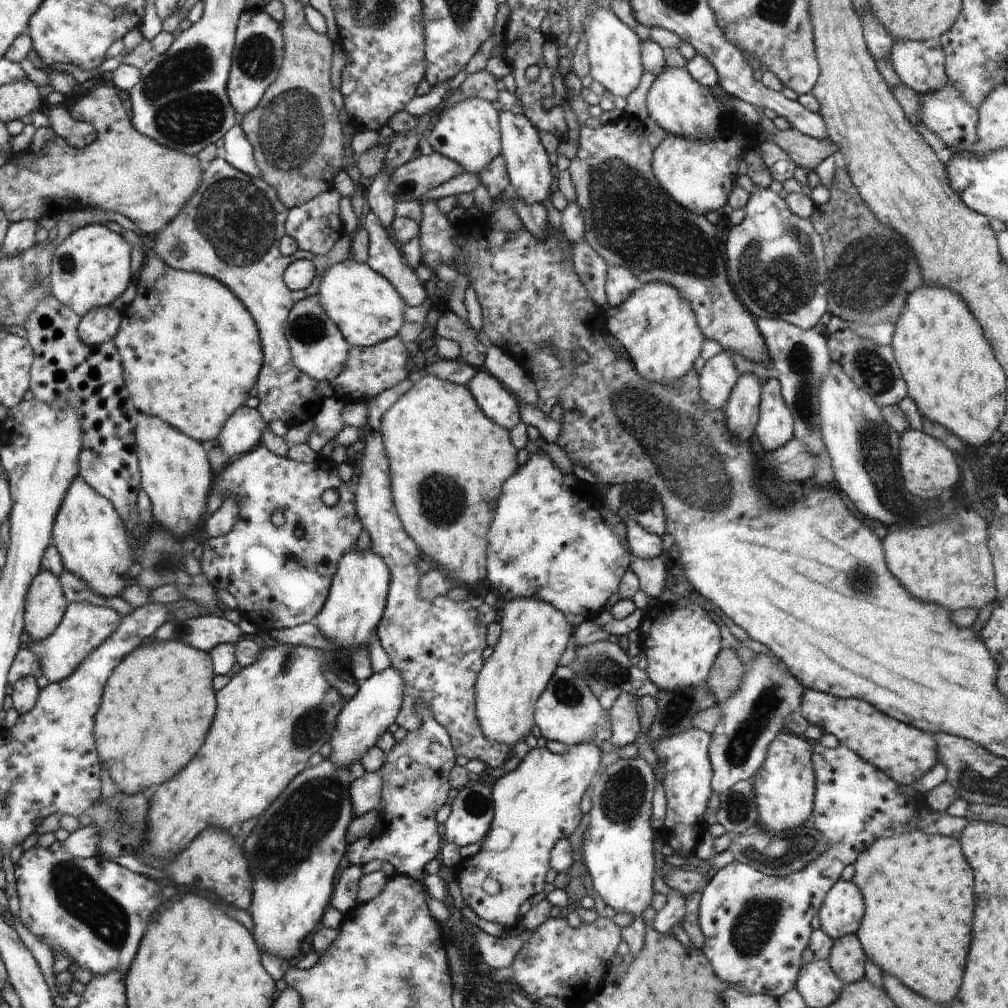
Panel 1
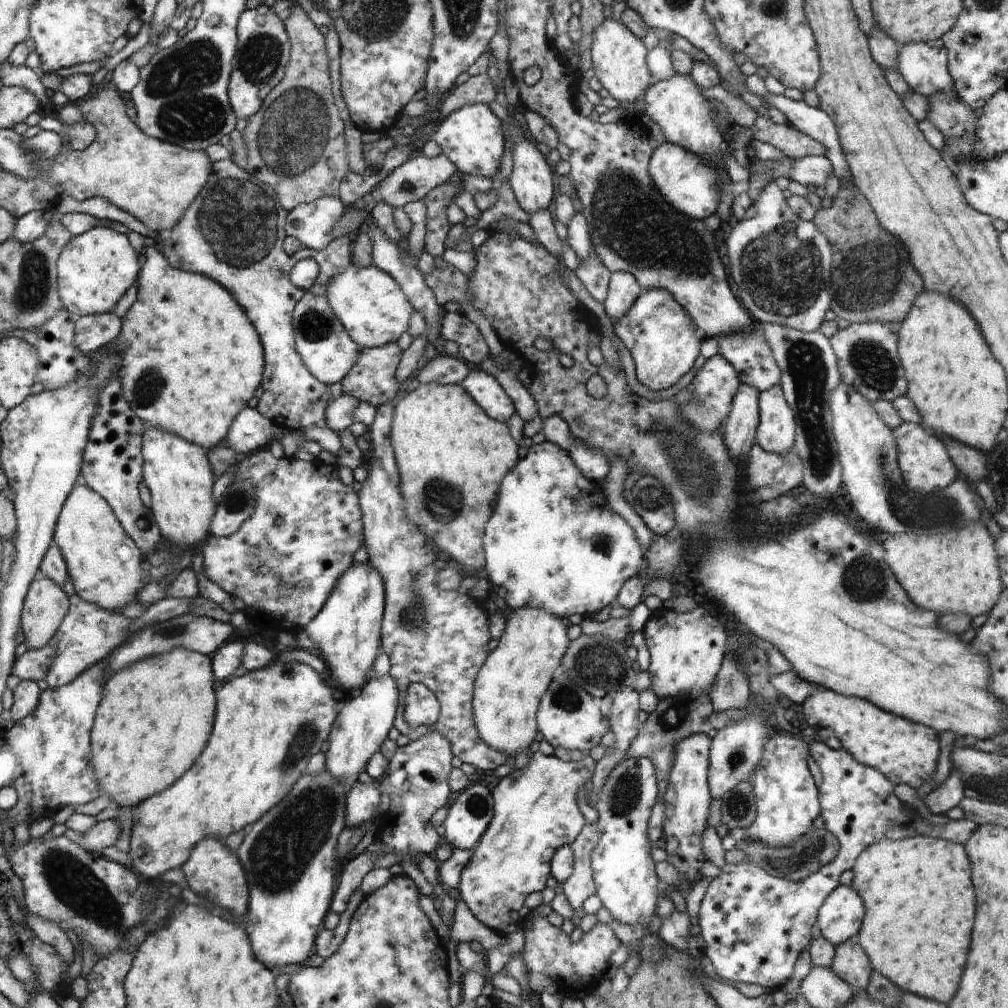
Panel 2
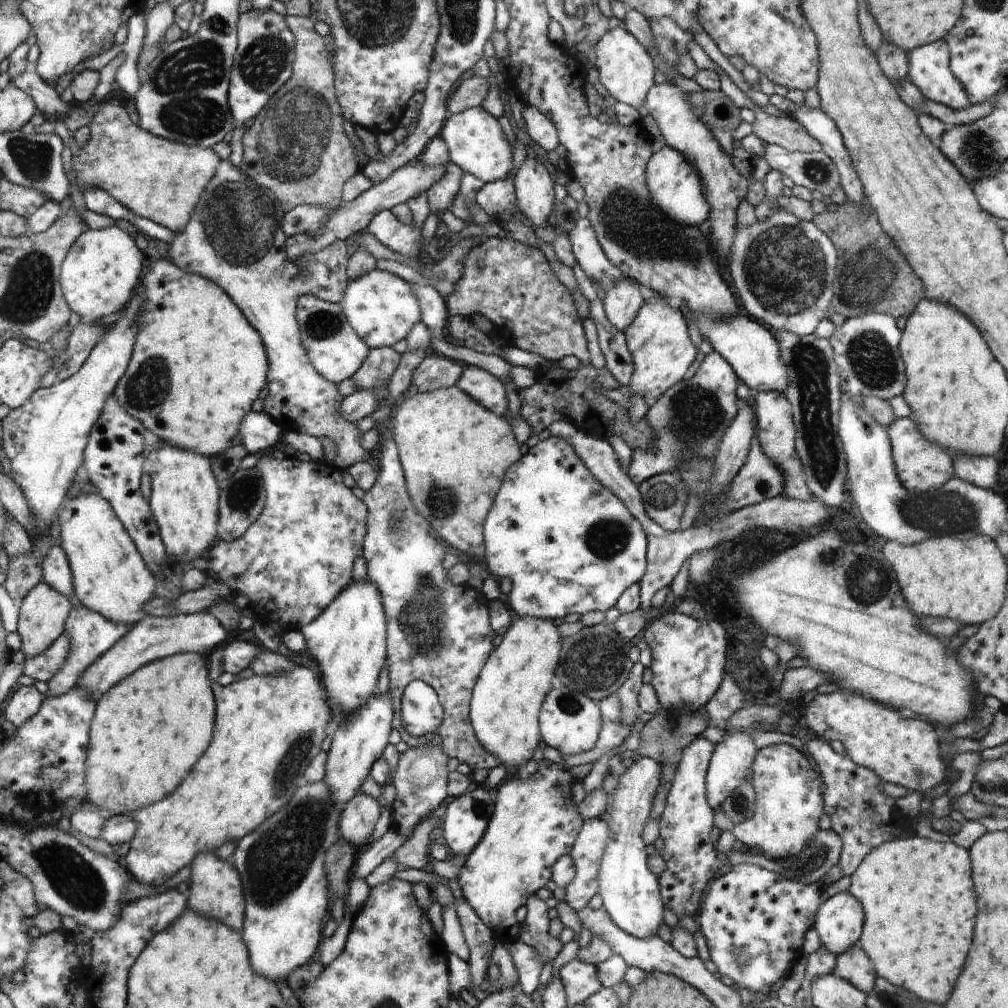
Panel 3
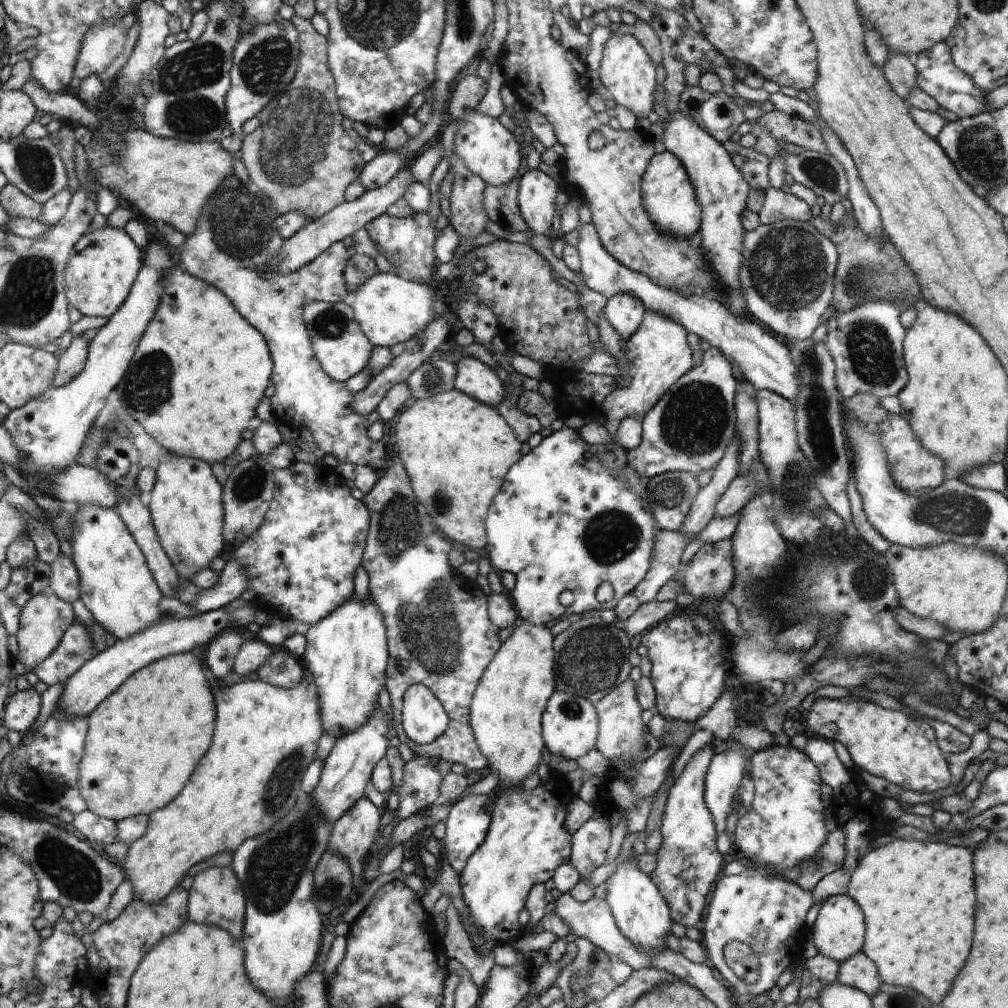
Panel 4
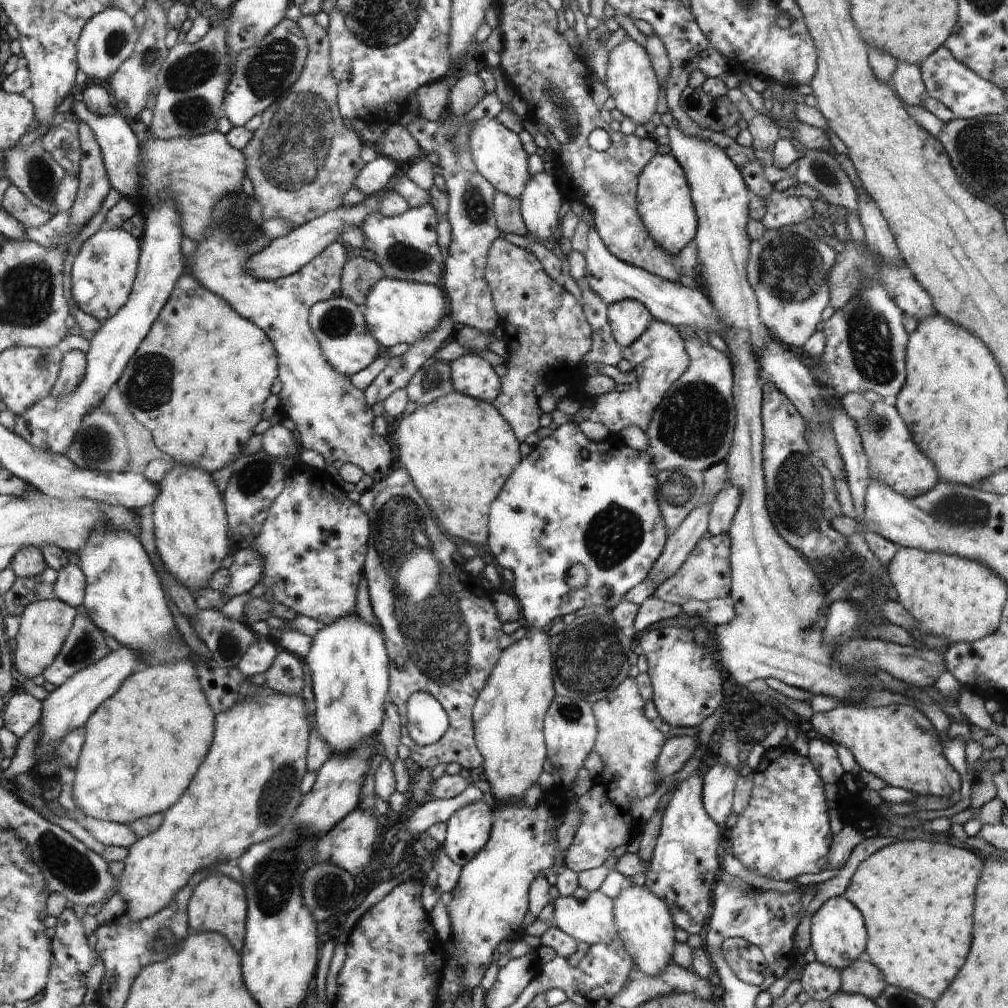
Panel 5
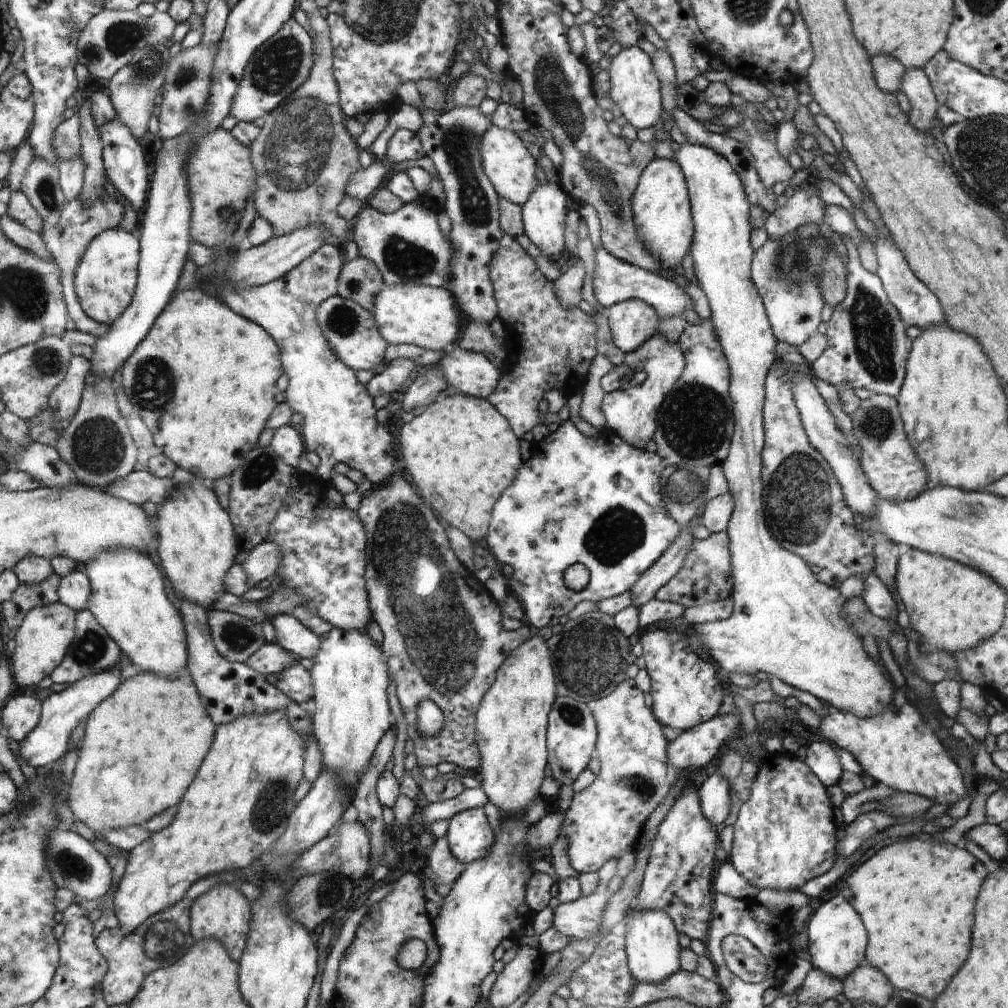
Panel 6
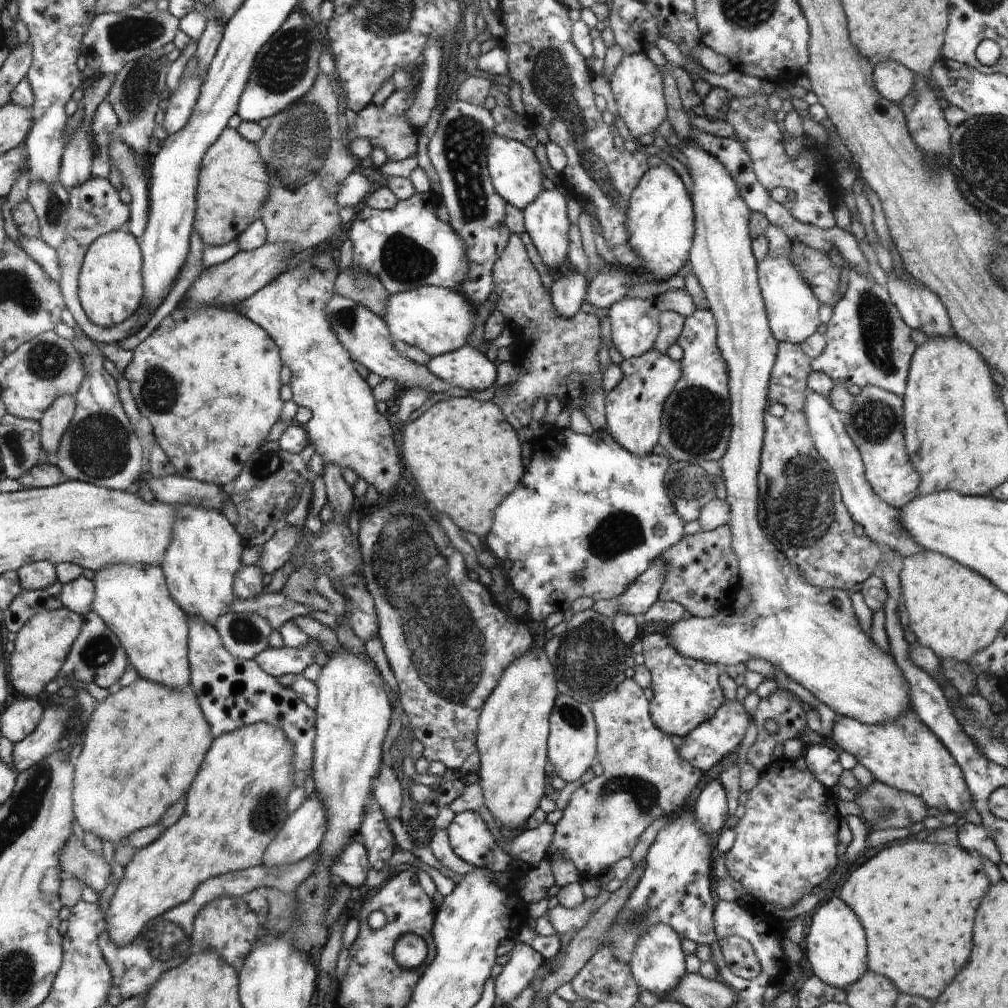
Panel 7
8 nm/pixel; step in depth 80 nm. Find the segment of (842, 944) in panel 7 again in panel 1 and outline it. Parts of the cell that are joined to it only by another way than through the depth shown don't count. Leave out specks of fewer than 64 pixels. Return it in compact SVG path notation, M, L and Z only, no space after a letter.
M840 879L826 893L817 915L820 929L834 940L844 935L856 935L864 913L861 890L852 881Z

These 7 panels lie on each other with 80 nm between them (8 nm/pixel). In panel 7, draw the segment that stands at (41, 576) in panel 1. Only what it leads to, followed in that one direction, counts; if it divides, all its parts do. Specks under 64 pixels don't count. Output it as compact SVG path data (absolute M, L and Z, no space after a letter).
M64 606L55 611L38 612L24 624L17 632L15 650L10 657L10 684L17 696L34 698L56 678L82 628L82 616Z

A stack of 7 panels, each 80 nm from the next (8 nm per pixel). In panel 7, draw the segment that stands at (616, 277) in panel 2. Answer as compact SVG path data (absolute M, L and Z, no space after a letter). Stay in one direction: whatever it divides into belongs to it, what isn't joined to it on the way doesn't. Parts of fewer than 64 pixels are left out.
M622 298L610 306L612 342L624 359L642 356L655 348L660 332L656 299Z

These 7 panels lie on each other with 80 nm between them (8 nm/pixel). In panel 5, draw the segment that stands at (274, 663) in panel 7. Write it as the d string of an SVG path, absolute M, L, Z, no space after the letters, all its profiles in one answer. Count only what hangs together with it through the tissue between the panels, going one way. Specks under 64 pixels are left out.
M259 638L259 642L254 642L246 652L242 654L237 668L248 678L255 674L262 674L268 670L268 666L274 662L274 656L278 654L276 644L272 644L270 639Z

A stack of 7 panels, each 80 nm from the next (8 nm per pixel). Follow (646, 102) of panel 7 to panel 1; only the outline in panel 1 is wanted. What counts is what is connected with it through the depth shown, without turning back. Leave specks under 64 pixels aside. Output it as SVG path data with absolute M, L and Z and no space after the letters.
M598 2L590 9L587 24L587 55L590 63L589 80L597 80L604 86L608 97L630 96L644 74L640 62L640 38L629 25L617 17L612 10L605 10Z

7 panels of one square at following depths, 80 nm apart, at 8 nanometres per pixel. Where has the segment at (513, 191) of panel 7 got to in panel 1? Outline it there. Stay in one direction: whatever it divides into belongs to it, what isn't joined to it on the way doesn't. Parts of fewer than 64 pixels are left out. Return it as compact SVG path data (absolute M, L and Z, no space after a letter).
M463 99L458 104L446 107L423 135L436 153L443 154L457 162L464 171L478 176L488 163L500 154L500 129L498 111L491 102L484 99Z

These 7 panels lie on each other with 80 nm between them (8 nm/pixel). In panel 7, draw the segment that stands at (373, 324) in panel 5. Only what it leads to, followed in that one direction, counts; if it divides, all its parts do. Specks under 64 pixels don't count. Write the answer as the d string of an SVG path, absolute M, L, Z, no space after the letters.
M434 285L389 295L385 316L382 318L392 340L402 340L409 346L417 346L431 357L457 351L470 344L470 336L477 324L477 314L474 314L468 300L458 294L458 290L452 292L452 289L446 290Z

